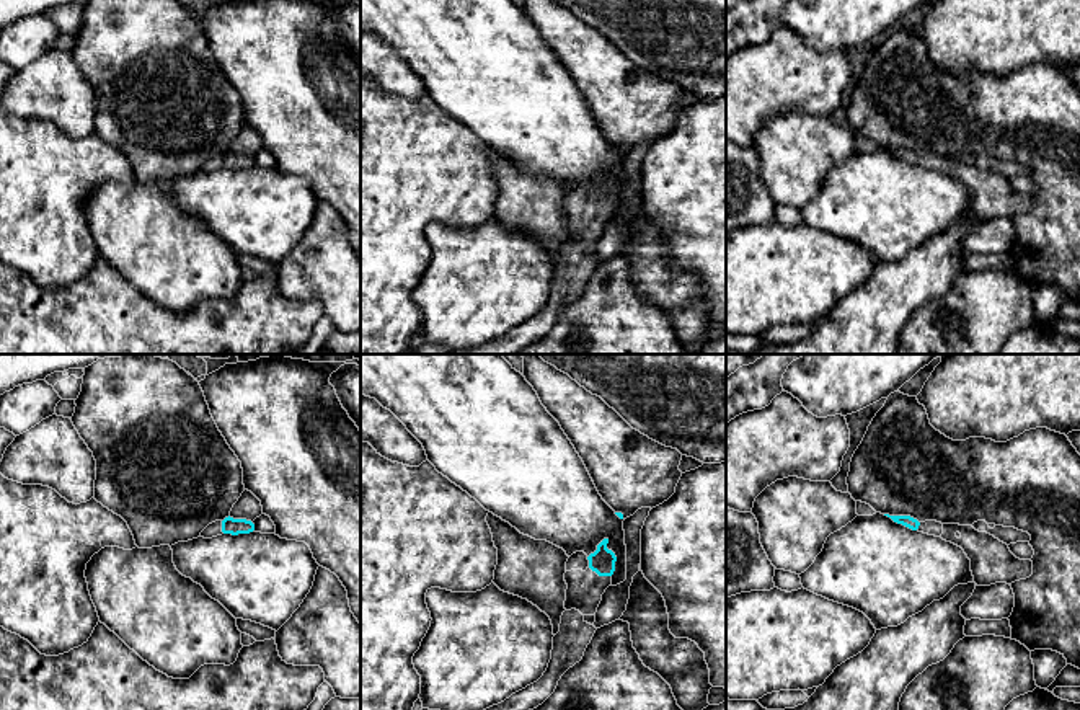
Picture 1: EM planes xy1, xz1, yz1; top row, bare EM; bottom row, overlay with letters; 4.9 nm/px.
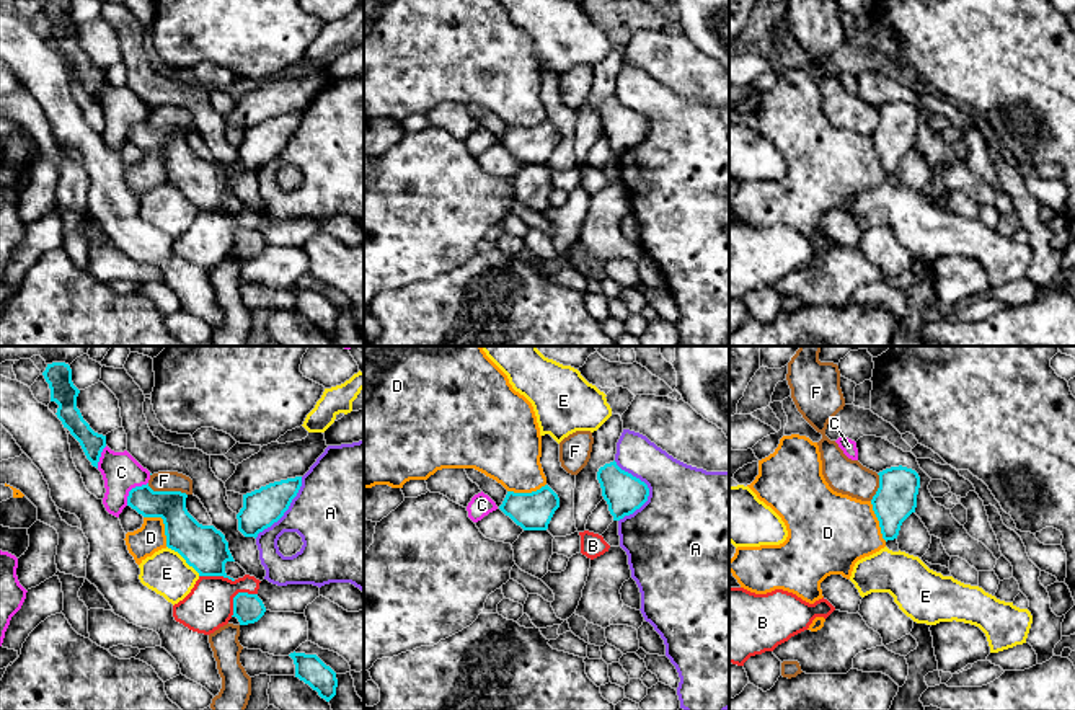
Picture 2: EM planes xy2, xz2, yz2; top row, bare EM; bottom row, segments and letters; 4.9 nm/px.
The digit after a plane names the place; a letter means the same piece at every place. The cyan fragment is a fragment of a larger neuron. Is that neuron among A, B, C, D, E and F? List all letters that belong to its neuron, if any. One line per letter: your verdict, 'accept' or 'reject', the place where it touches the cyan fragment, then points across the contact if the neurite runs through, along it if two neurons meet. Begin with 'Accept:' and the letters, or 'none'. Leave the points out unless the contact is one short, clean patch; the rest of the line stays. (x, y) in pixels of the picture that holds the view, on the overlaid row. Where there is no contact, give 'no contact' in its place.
Accept: none
A: reject; meets cyan in xz2 at (648, 490)
B: reject; meets cyan in xy2 at (235, 596); border along xy2 (256, 593), (238, 593), (234, 598), (234, 612), (230, 616)
C: reject; meets cyan in xy2 at (131, 490); border along xy2 (147, 482), (129, 492), (126, 505)
D: reject; meets cyan in xy2 at (163, 523); border along xy2 (144, 516), (159, 516), (162, 519), (167, 545)
E: reject; meets cyan in xy2 at (183, 557)
F: reject; meets cyan in xy2 at (167, 492)

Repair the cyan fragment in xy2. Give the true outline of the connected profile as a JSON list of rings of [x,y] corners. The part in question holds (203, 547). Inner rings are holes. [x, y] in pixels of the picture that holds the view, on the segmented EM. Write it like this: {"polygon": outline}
{"polygon": [[[148,483],[135,486],[129,491],[127,506],[135,509],[144,517],[161,517],[165,524],[166,547],[178,552],[199,576],[223,576],[232,581],[225,573],[225,563],[235,561],[225,535],[214,526],[199,524],[186,509],[186,493],[181,491],[153,491]]]}

